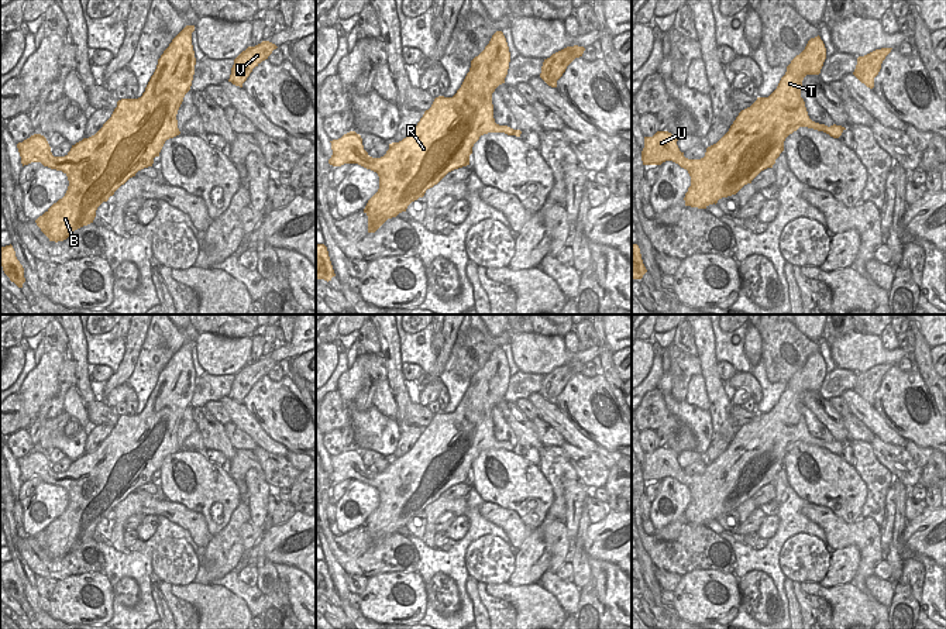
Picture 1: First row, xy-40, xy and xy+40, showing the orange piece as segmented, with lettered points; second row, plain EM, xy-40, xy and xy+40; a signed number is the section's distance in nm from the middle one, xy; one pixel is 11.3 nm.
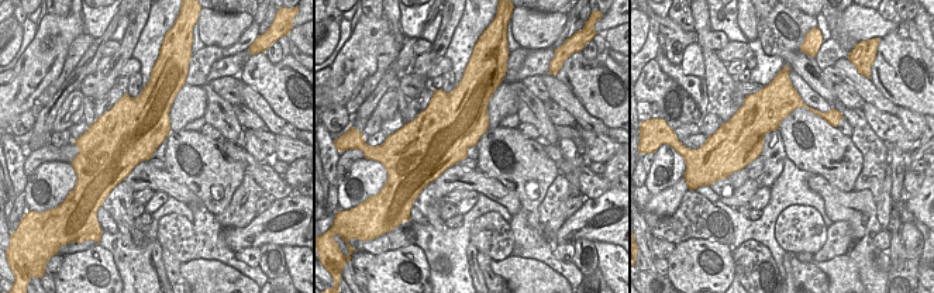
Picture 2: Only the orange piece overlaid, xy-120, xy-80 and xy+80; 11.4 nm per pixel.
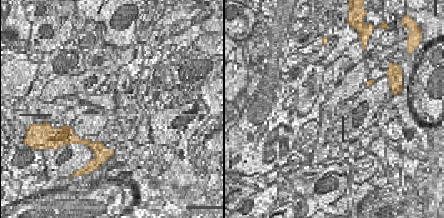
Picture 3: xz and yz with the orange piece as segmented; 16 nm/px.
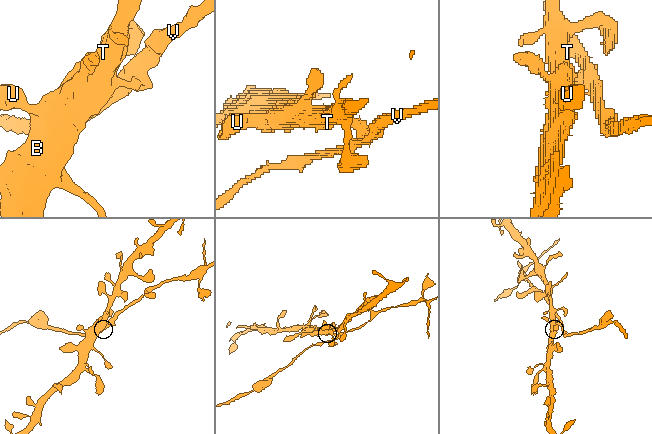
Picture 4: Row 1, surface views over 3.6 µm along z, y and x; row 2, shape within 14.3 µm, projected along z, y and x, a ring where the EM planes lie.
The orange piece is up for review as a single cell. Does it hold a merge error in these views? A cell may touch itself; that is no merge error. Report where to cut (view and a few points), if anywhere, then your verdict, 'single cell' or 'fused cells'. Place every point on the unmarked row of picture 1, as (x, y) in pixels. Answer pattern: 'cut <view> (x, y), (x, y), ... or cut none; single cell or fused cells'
cut xy+40 (821, 440), (829, 449); fused cells

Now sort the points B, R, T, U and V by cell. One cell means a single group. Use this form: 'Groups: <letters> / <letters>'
Groups: B R T U / V.

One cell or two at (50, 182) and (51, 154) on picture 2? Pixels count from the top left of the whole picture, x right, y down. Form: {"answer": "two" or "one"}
{"answer": "two"}

